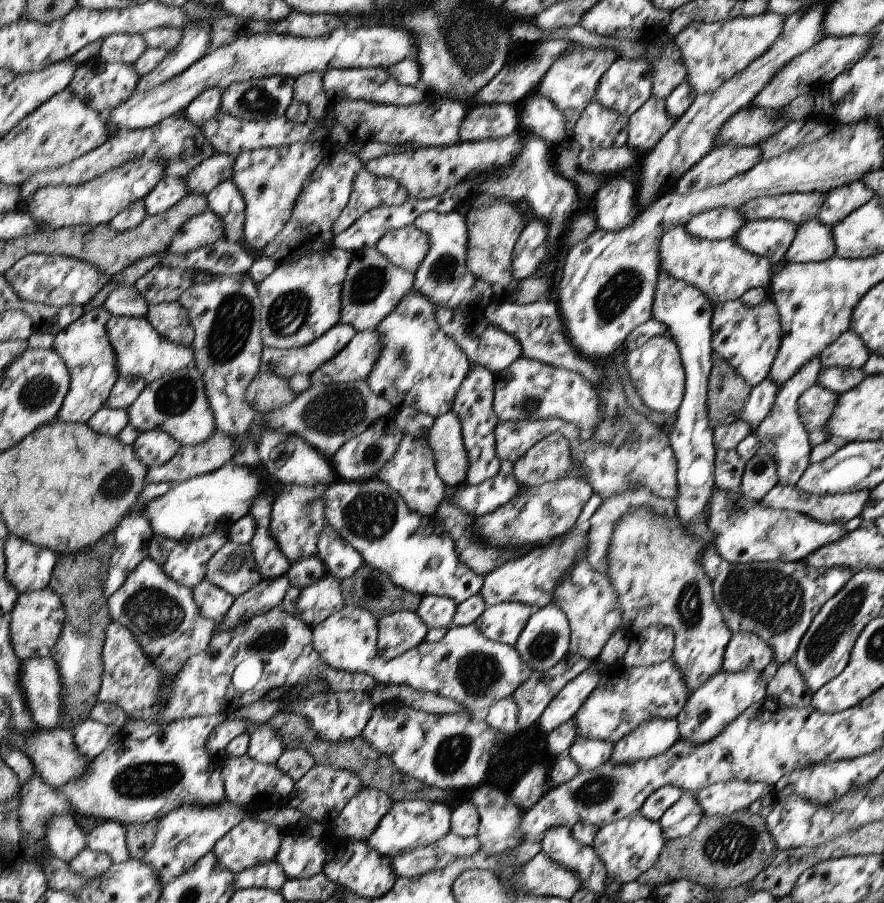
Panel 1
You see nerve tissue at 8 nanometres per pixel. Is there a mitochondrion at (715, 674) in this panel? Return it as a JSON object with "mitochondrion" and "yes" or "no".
{"mitochondrion":"no"}

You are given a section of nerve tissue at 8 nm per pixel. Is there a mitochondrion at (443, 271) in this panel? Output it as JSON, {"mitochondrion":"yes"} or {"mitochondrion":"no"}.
{"mitochondrion":"yes"}

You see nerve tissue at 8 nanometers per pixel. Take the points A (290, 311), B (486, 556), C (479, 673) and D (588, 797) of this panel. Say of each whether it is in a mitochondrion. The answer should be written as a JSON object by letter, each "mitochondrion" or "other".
{"A":"mitochondrion","B":"mitochondrion","C":"mitochondrion","D":"mitochondrion"}

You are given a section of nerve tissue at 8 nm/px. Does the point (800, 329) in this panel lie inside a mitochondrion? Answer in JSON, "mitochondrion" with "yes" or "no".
{"mitochondrion":"no"}

